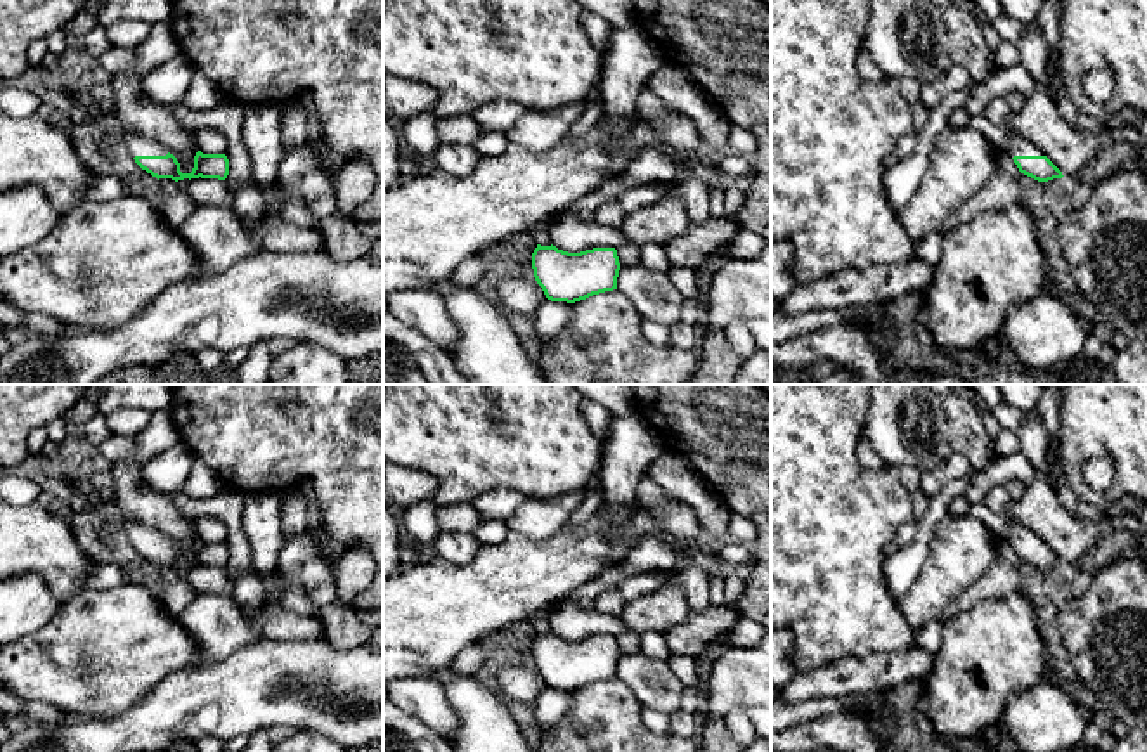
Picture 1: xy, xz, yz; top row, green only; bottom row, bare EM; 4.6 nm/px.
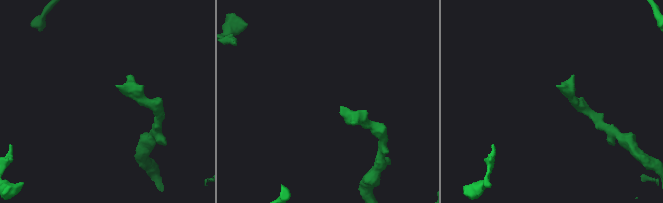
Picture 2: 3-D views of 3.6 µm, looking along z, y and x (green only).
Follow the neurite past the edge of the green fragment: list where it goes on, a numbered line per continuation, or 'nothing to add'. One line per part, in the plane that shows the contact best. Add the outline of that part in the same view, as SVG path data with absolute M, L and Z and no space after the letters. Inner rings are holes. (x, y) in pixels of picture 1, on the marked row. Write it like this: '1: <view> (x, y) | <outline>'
1: xy (137, 146) | M137 132L121 133L128 152L135 156L166 156L168 149Z

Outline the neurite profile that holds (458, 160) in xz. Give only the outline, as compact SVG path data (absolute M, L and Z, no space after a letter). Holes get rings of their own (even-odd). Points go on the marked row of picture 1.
M440 144L431 158L438 170L454 177L466 177L476 168L482 154L475 146Z

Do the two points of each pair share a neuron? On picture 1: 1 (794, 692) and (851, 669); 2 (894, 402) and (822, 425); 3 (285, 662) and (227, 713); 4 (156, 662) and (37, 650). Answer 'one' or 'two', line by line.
1: one
2: two
3: one
4: one

